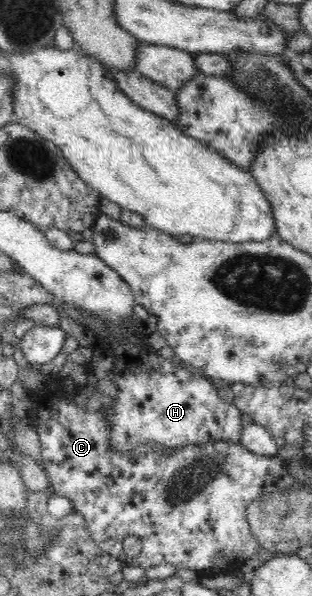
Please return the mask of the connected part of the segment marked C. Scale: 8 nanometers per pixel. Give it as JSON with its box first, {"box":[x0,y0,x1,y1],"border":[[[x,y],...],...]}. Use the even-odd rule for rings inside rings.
{"box":[28,376,293,572],"border":[[[55,376],[47,378],[47,384],[42,389],[28,391],[28,396],[33,401],[33,410],[29,412],[33,424],[39,433],[39,440],[41,443],[41,465],[48,474],[50,484],[54,489],[54,494],[64,496],[68,498],[73,505],[74,510],[80,512],[87,521],[87,527],[89,533],[91,533],[91,539],[95,541],[97,546],[103,551],[107,552],[113,558],[117,558],[123,564],[128,566],[139,566],[147,570],[153,566],[159,566],[159,564],[171,564],[177,569],[187,569],[201,572],[204,570],[219,570],[226,569],[227,566],[231,566],[231,570],[237,570],[241,567],[247,559],[261,551],[261,547],[257,540],[251,533],[249,527],[248,518],[246,517],[246,510],[248,504],[251,504],[253,500],[260,497],[260,494],[271,494],[275,491],[282,491],[283,489],[290,489],[293,484],[293,476],[288,473],[287,461],[283,460],[278,455],[273,456],[260,456],[253,454],[250,450],[247,450],[243,445],[236,442],[225,442],[221,440],[219,442],[203,442],[203,444],[193,444],[193,446],[186,446],[181,448],[181,452],[173,454],[173,456],[167,456],[163,454],[164,448],[155,448],[155,446],[143,446],[143,448],[137,448],[135,454],[115,454],[111,452],[112,448],[109,448],[109,435],[110,420],[108,420],[108,412],[110,410],[104,410],[104,407],[99,408],[97,411],[85,411],[83,407],[77,407],[74,397],[77,395],[81,388],[77,386],[73,392],[66,392],[62,387],[62,384]],[[128,537],[136,537],[141,540],[142,552],[137,558],[132,558],[127,555],[126,551],[126,539]]]}

